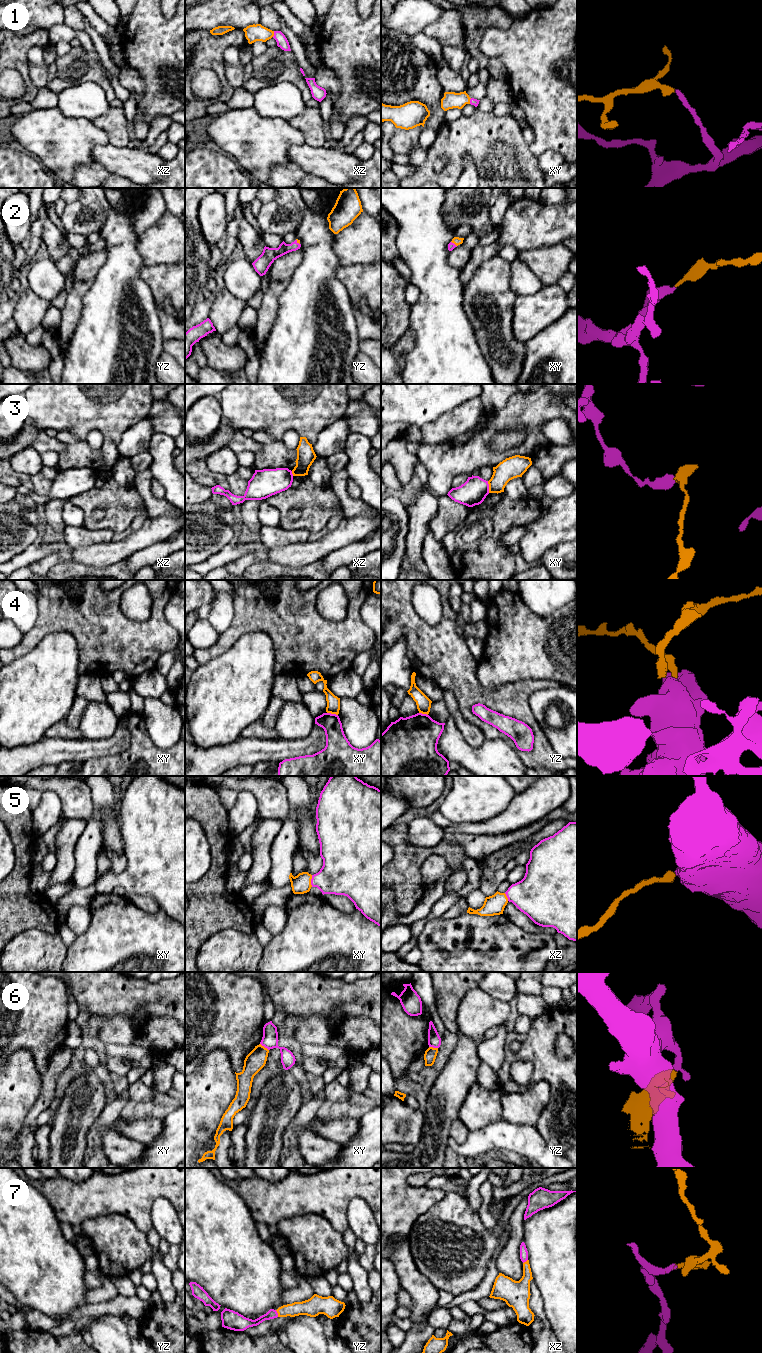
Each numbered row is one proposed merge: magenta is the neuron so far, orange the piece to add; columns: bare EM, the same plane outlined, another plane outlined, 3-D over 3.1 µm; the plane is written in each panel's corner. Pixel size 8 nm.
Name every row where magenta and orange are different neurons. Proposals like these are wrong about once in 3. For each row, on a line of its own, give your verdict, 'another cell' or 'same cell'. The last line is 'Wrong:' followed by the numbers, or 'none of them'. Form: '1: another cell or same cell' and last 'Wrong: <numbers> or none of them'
1: same cell
2: same cell
3: another cell
4: another cell
5: same cell
6: another cell
7: same cell
Wrong: 3, 4, 6

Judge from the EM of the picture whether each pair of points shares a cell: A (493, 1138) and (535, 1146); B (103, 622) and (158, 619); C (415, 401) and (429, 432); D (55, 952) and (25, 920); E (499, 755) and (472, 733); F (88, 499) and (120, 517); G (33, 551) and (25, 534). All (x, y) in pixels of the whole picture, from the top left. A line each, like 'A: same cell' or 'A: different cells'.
A: same cell
B: same cell
C: different cells
D: different cells
E: different cells
F: same cell
G: different cells

